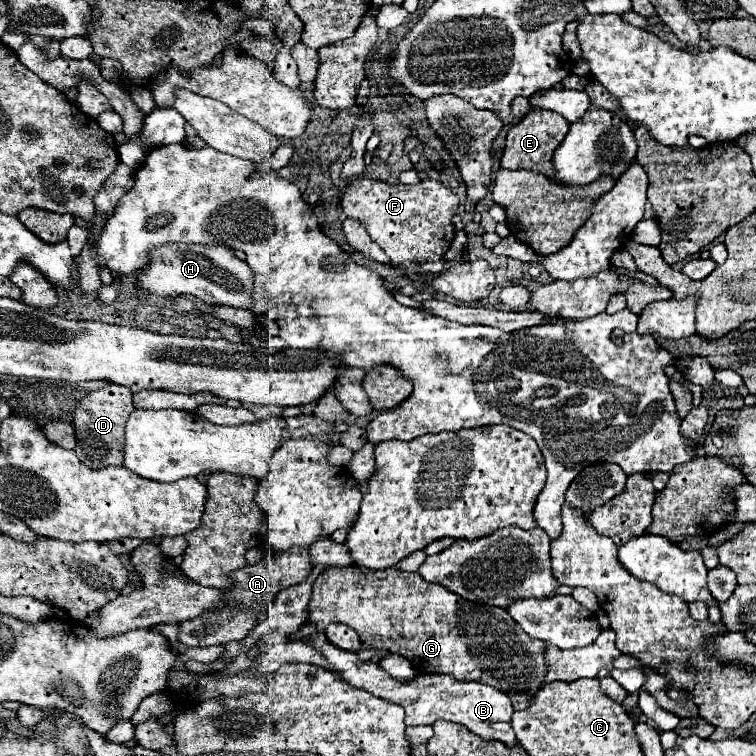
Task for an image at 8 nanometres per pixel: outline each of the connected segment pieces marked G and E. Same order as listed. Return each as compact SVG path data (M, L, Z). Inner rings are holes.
M360 566L328 568L328 572L322 572L312 584L309 629L299 630L289 638L300 640L312 632L324 632L326 626L334 622L354 628L360 640L370 648L384 648L404 656L420 674L450 674L456 680L482 682L502 692L536 692L546 678L544 642L532 640L504 608L468 602L440 584L426 582L416 572L402 572L398 568L368 570Z
M530 110L516 126L512 126L508 130L506 148L504 148L500 166L506 170L532 170L532 172L540 172L548 178L554 178L556 170L552 168L552 152L558 148L558 144L562 144L568 128L570 128L570 124L566 122L566 118L562 118L556 112Z

